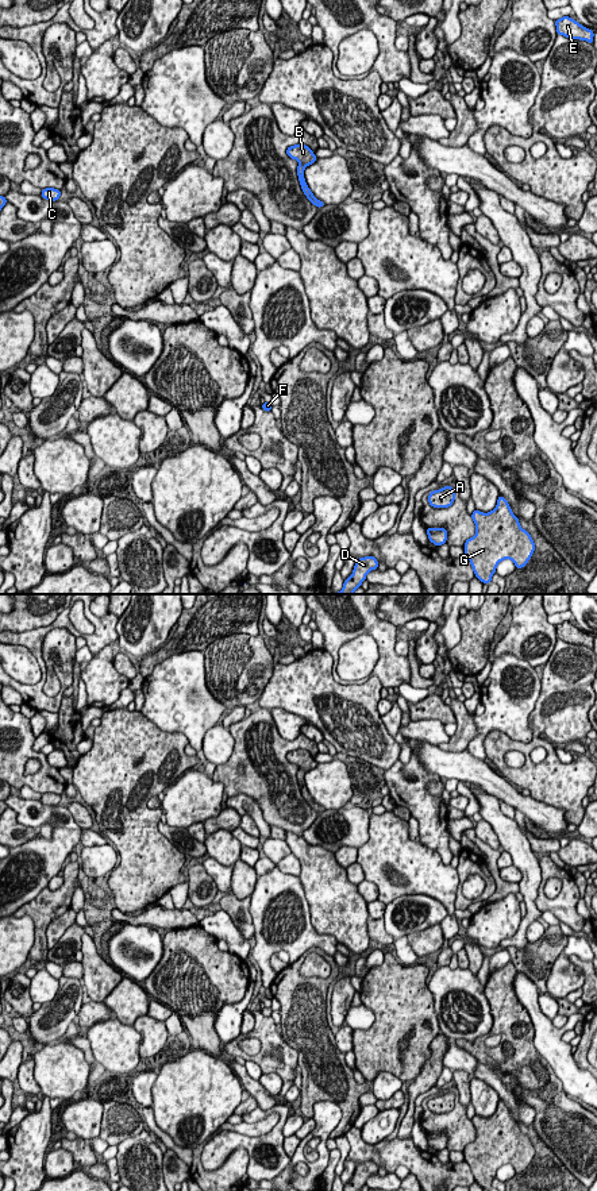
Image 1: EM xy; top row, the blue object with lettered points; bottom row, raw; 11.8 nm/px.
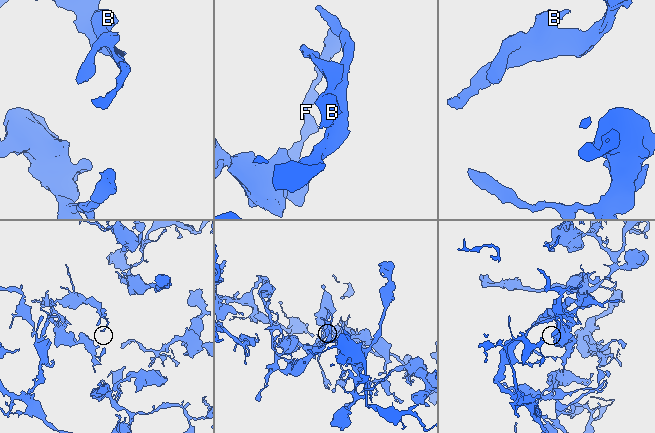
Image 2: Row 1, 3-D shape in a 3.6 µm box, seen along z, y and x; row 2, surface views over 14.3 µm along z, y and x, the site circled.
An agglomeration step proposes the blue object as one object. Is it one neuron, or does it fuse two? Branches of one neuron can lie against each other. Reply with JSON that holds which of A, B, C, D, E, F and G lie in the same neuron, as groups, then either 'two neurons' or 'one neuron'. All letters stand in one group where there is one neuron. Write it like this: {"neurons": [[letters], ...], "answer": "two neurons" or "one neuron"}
{"neurons": [["A", "B", "C", "D", "E", "F", "G"]], "answer": "one neuron"}

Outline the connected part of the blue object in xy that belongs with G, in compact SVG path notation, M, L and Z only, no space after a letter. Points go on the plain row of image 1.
M498 1101L493 1115L484 1118L475 1114L471 1123L477 1137L466 1145L463 1153L475 1182L482 1188L492 1187L497 1169L505 1164L511 1164L516 1173L528 1168L535 1148L502 1101Z

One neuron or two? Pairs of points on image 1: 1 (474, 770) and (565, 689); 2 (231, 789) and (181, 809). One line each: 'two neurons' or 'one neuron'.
1: two neurons
2: two neurons

